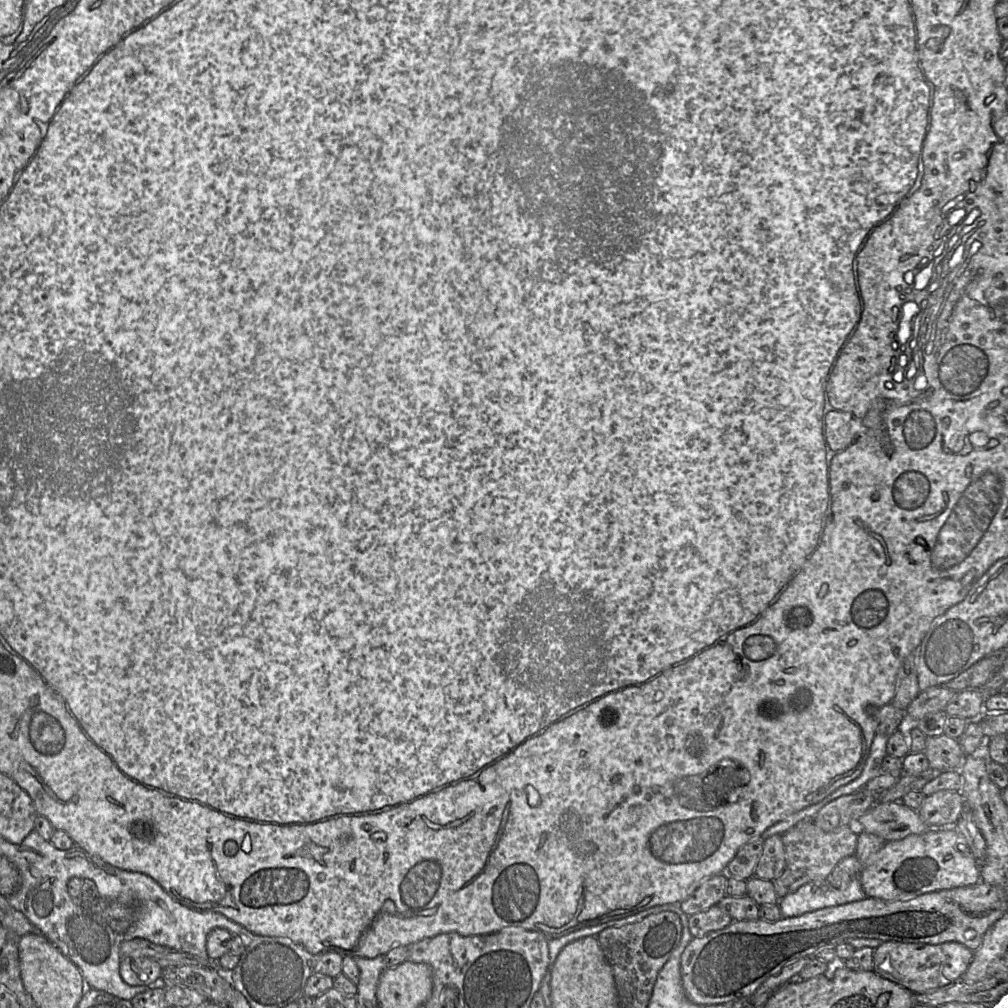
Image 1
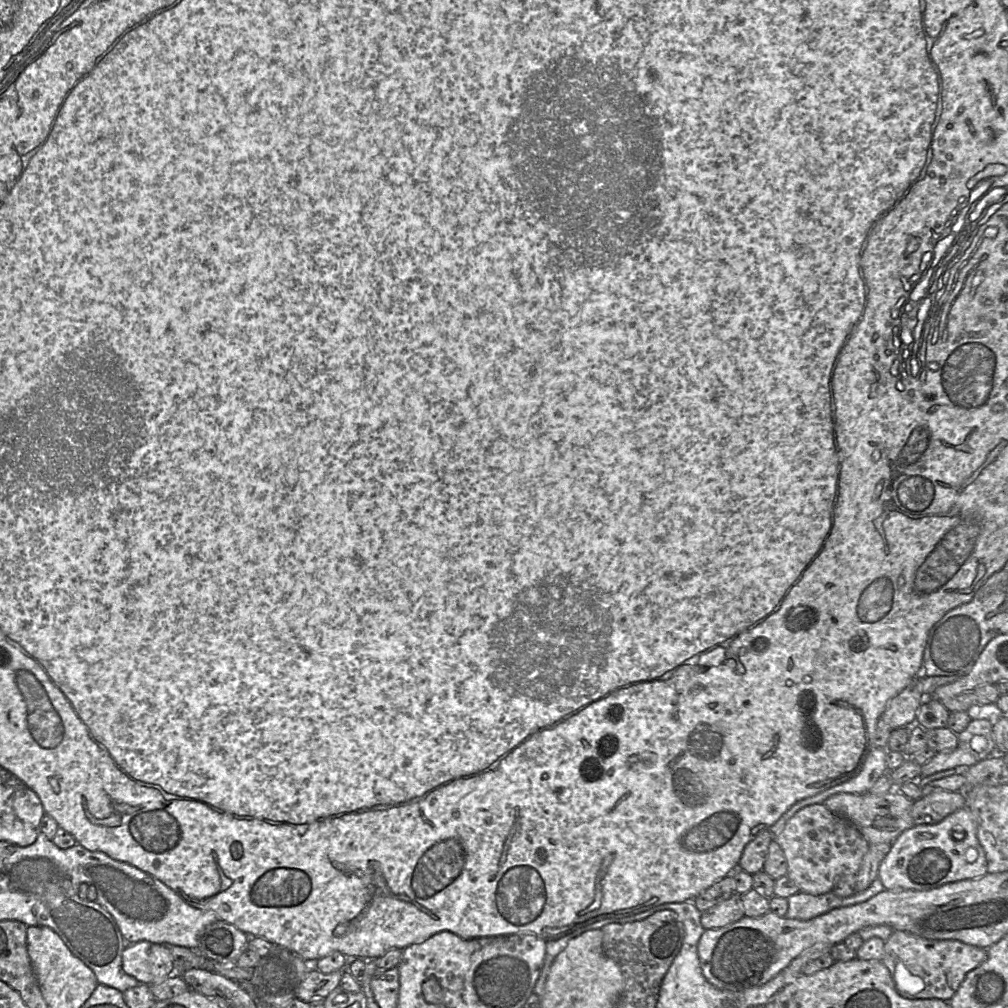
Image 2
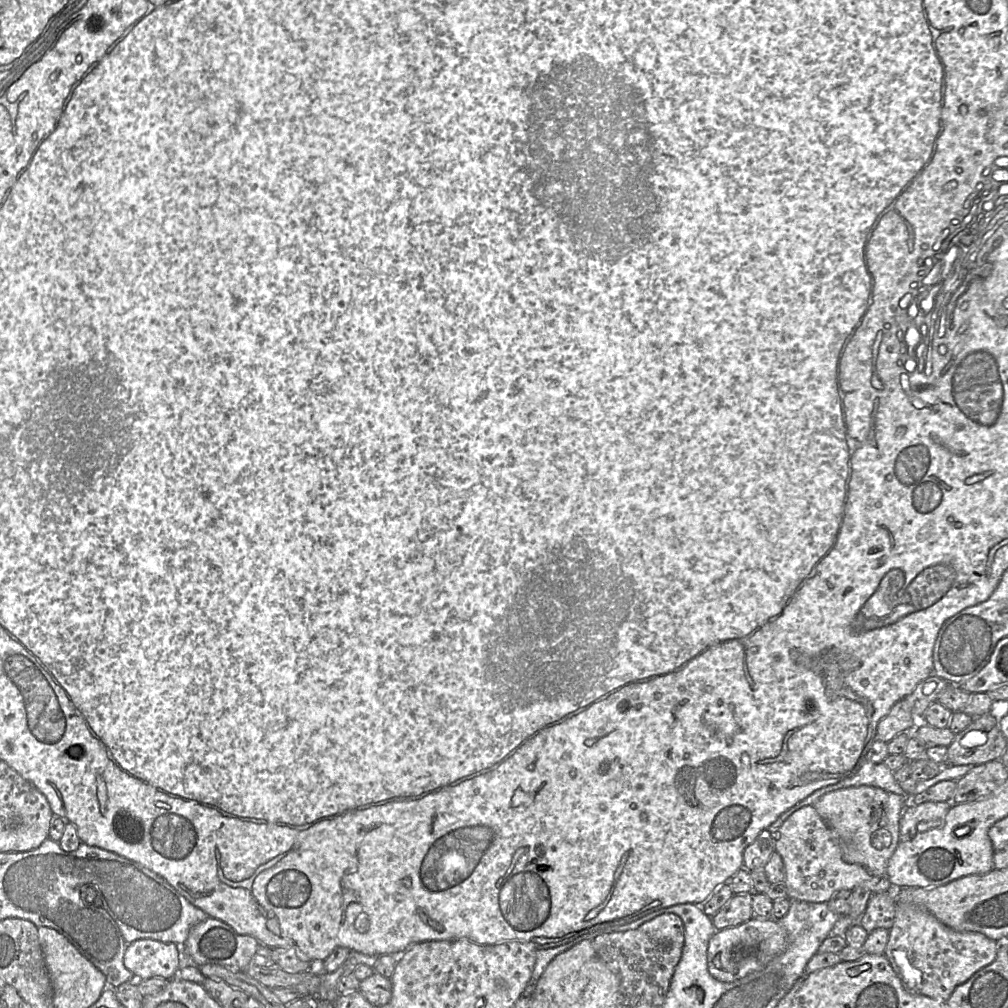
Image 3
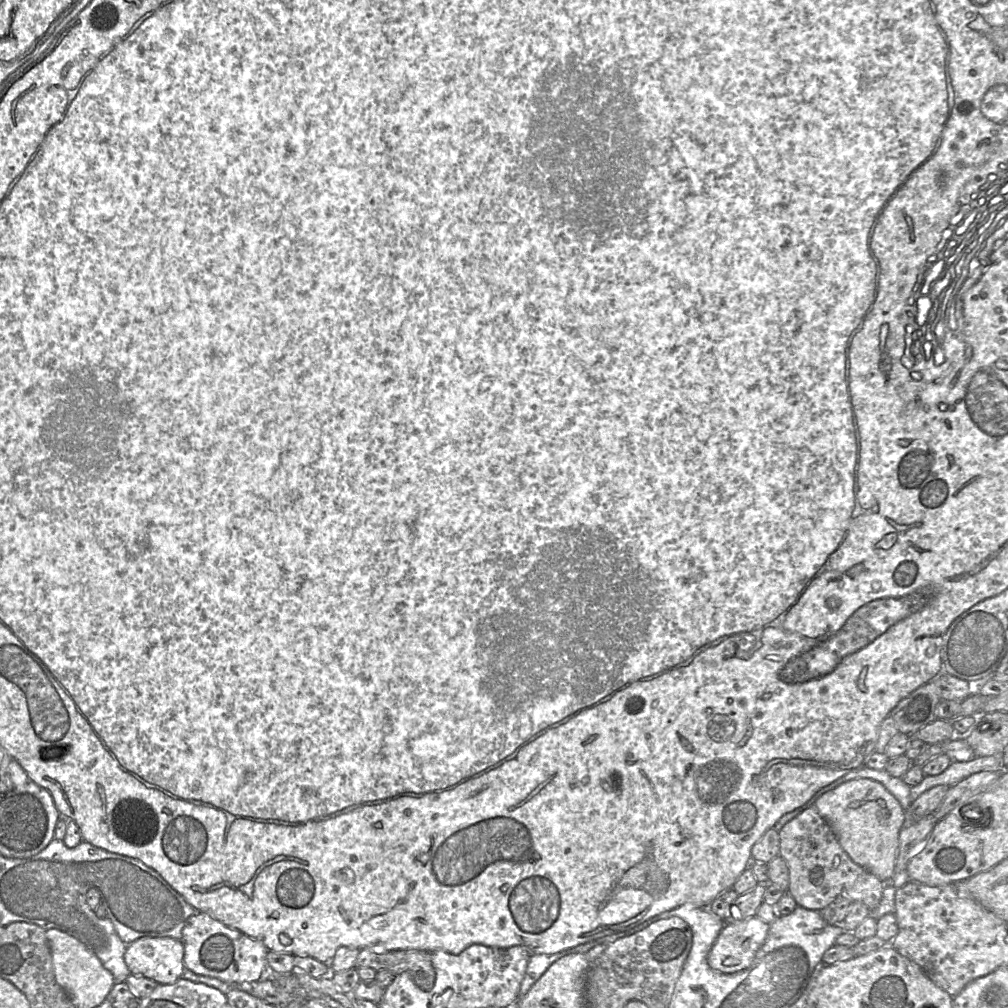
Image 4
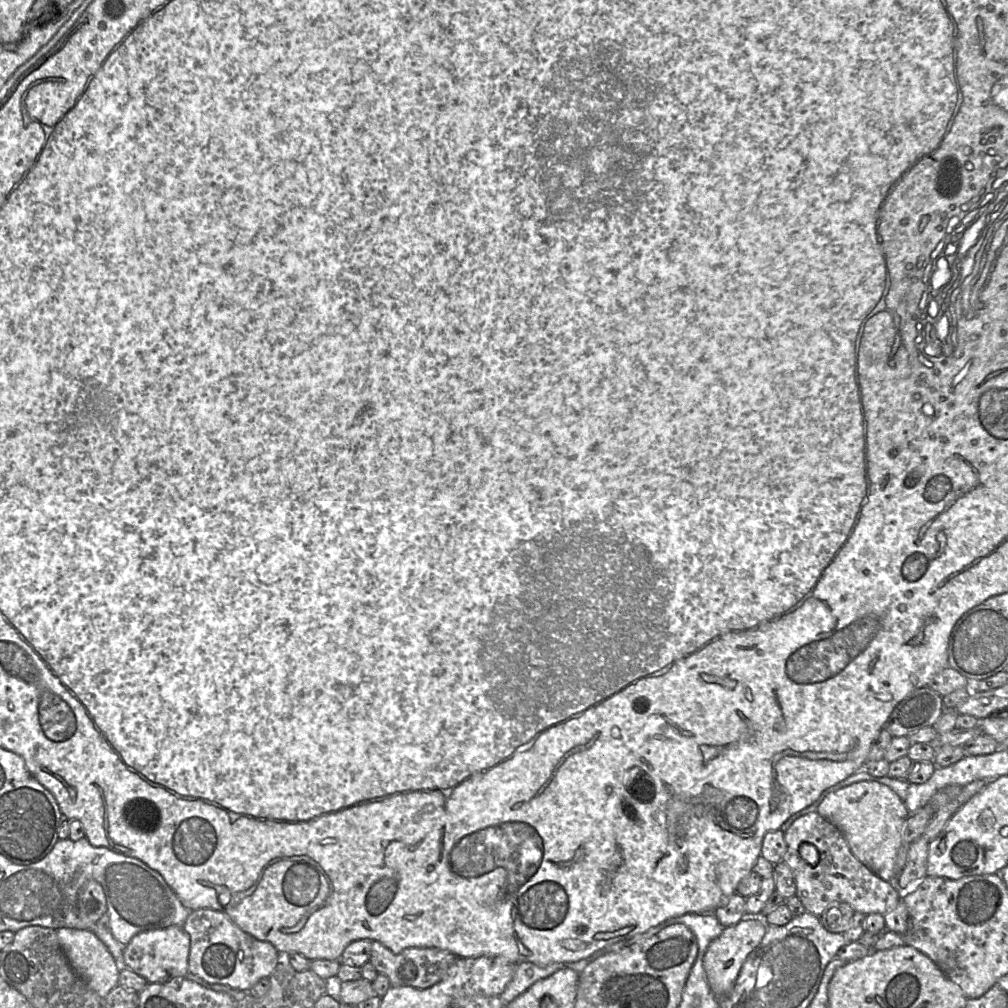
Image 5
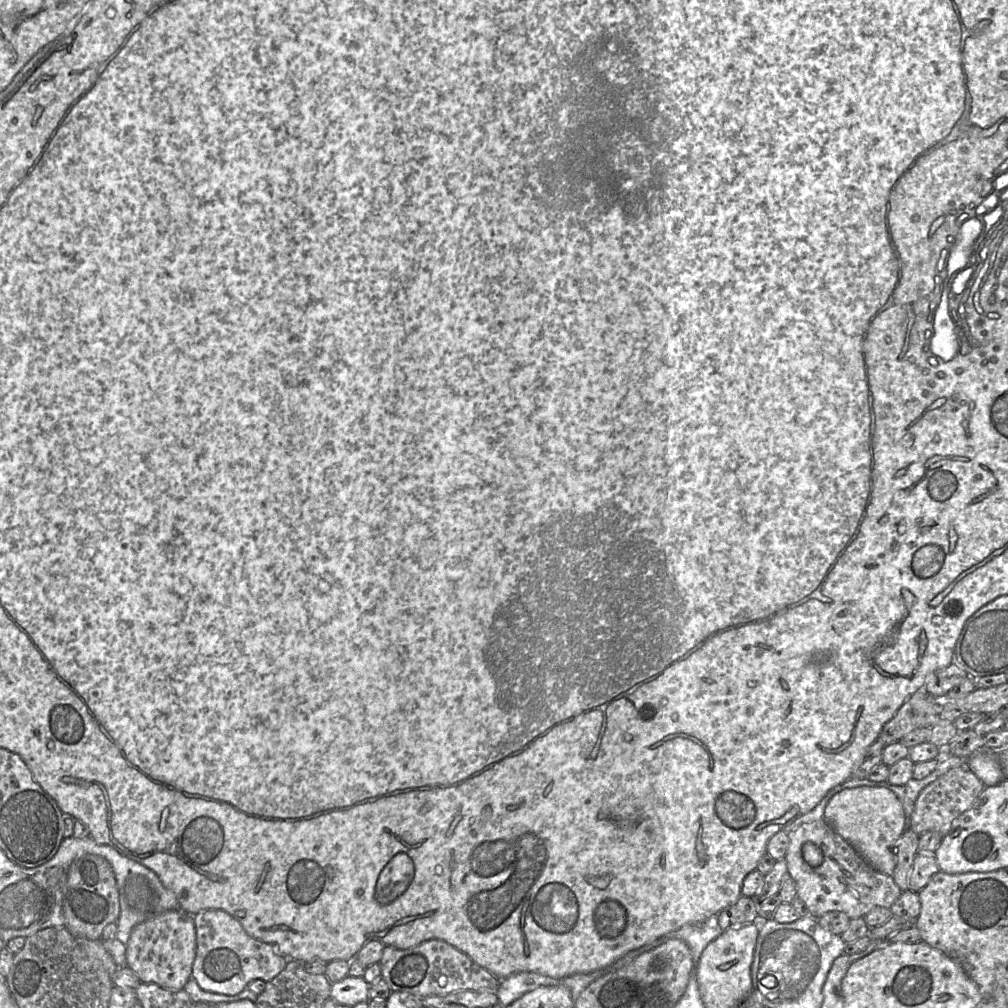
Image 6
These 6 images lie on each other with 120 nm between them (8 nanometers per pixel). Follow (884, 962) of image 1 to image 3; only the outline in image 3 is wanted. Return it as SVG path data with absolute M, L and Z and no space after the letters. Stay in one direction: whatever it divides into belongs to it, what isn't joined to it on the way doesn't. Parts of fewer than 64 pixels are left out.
M896 903L895 920L883 954L908 991L946 1002L958 985L995 960L999 944L978 932L956 931L919 906Z

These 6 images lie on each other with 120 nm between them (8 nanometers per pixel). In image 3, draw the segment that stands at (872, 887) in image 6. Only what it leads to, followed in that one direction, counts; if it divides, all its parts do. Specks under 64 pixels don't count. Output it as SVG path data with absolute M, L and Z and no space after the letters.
M806 805L795 811L771 834L774 851L781 856L785 867L784 883L790 900L828 902L838 890L852 891L861 883L874 878L863 866L843 859L836 835L813 805Z

